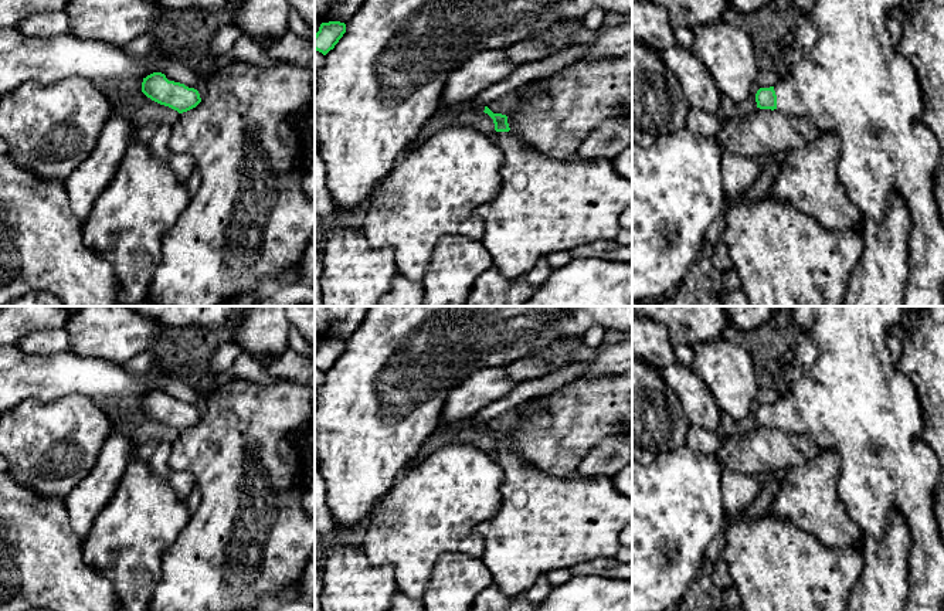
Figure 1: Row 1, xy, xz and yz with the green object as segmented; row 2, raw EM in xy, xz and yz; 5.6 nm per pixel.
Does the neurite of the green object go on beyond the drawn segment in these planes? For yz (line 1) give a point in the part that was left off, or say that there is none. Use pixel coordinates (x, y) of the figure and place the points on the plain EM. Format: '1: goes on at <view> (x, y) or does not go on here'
1: goes on at yz (853, 400)

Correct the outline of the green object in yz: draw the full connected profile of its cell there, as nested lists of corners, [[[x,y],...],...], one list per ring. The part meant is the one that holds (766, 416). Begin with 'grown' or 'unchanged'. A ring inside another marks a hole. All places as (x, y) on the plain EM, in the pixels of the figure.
grown; [[[818,306],[815,309],[815,320],[812,327],[808,332],[808,337],[816,342],[818,344],[818,359],[816,361],[794,374],[788,381],[784,390],[780,390],[780,397],[774,404],[760,405],[755,411],[757,425],[778,428],[785,432],[799,434],[809,438],[816,448],[821,449],[835,449],[841,458],[841,469],[836,476],[836,495],[843,505],[846,515],[852,522],[858,525],[863,536],[872,536],[876,540],[882,540],[886,530],[889,529],[889,517],[892,512],[897,512],[903,522],[907,525],[911,546],[909,551],[909,593],[907,593],[907,605],[904,611],[944,611],[944,540],[938,530],[938,523],[935,520],[934,512],[934,496],[935,485],[940,476],[940,465],[935,454],[931,448],[921,439],[921,425],[923,425],[923,411],[918,403],[918,396],[913,383],[899,371],[899,369],[892,363],[890,353],[887,350],[886,337],[893,332],[901,322],[901,316],[906,310],[906,306]]]

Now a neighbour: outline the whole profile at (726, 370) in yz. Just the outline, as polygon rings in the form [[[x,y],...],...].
[[[729,340],[695,346],[693,374],[703,383],[721,414],[746,418],[757,397],[758,381],[750,353]]]

